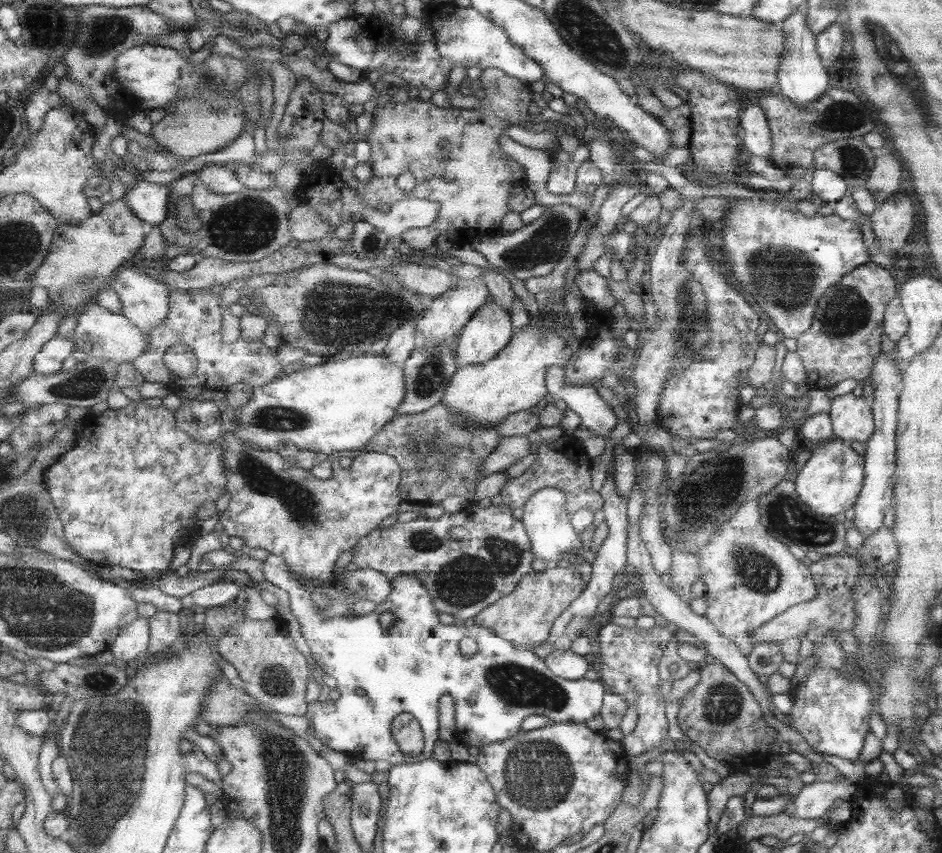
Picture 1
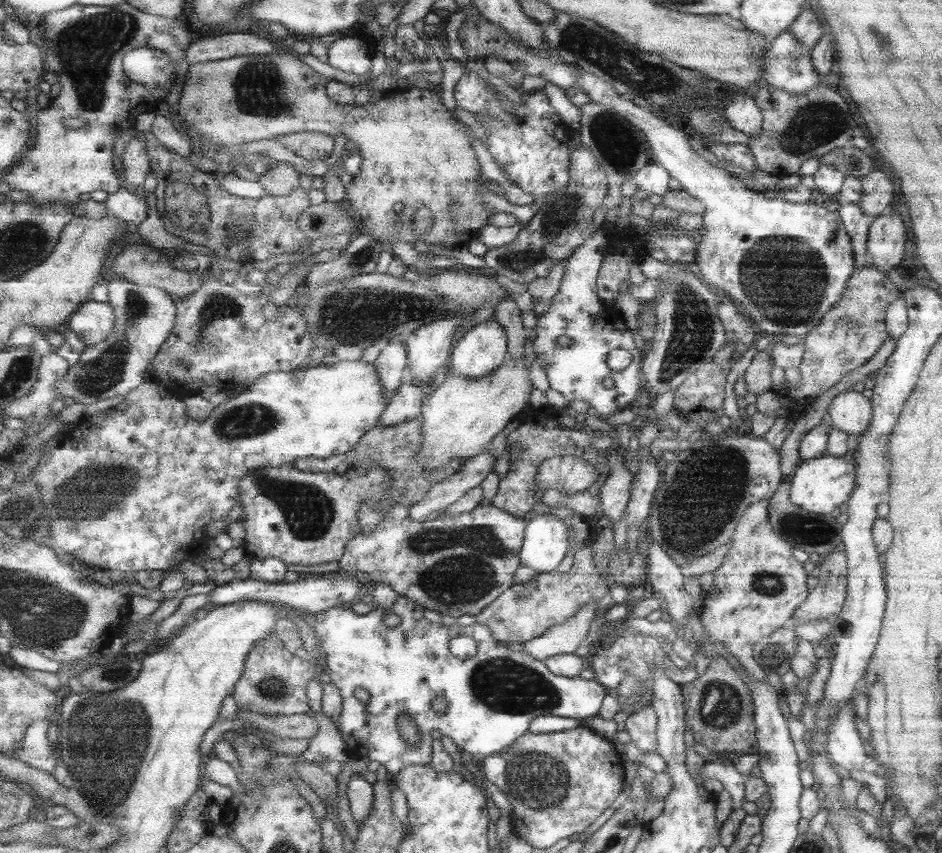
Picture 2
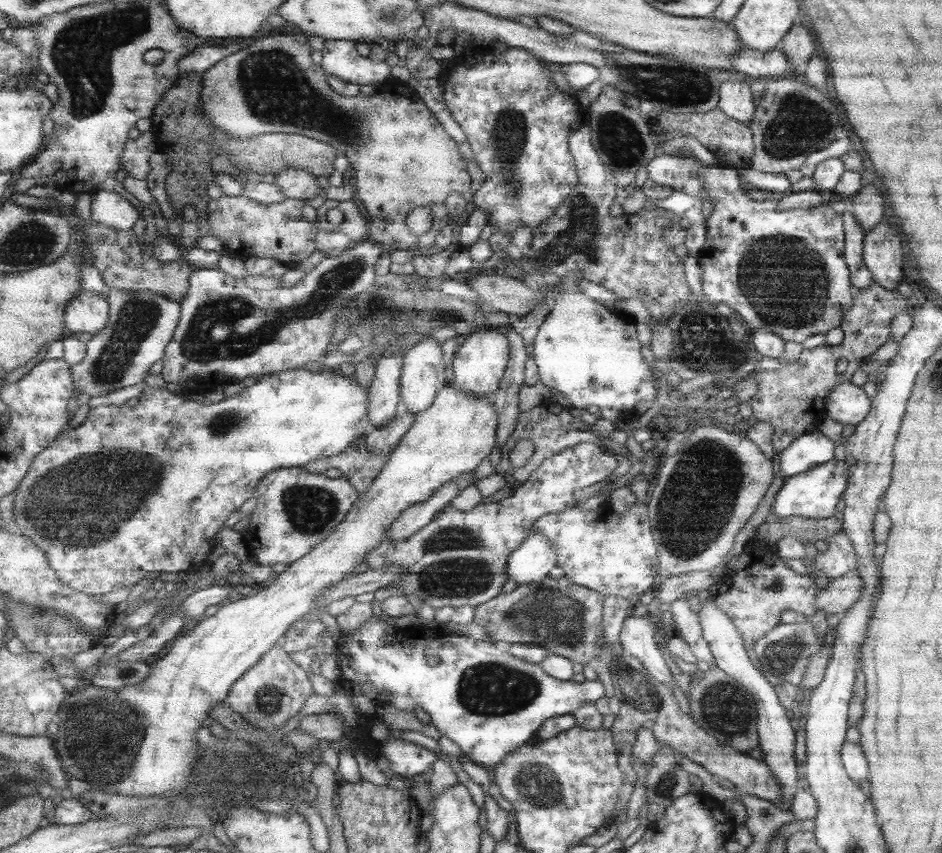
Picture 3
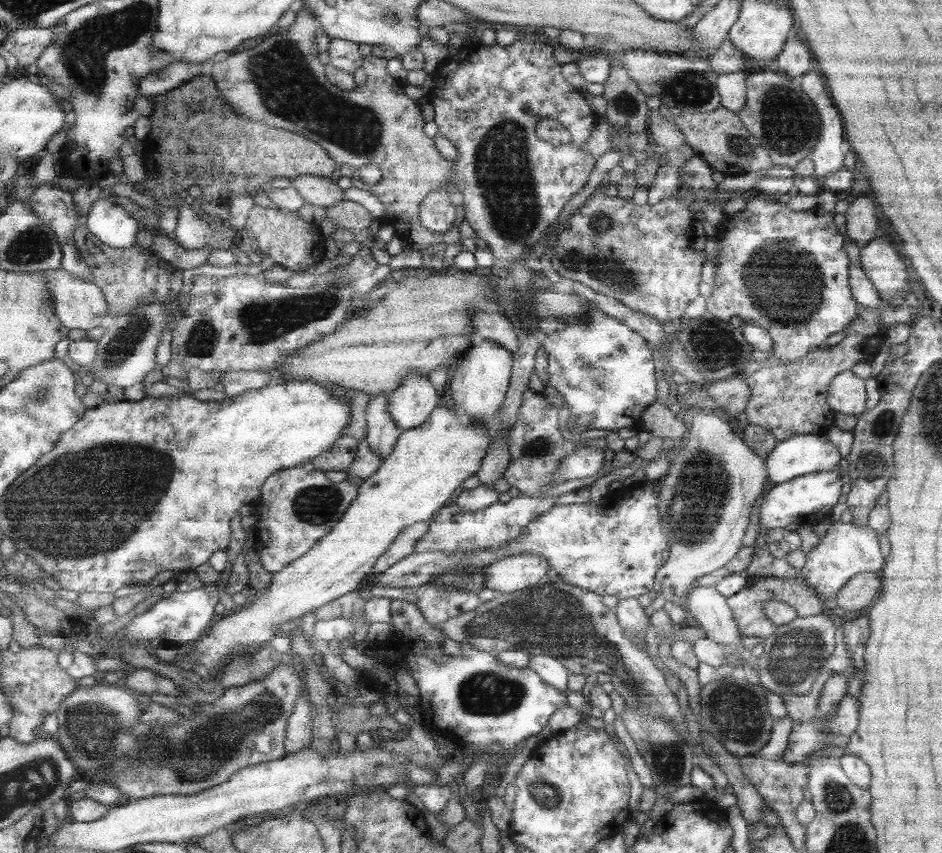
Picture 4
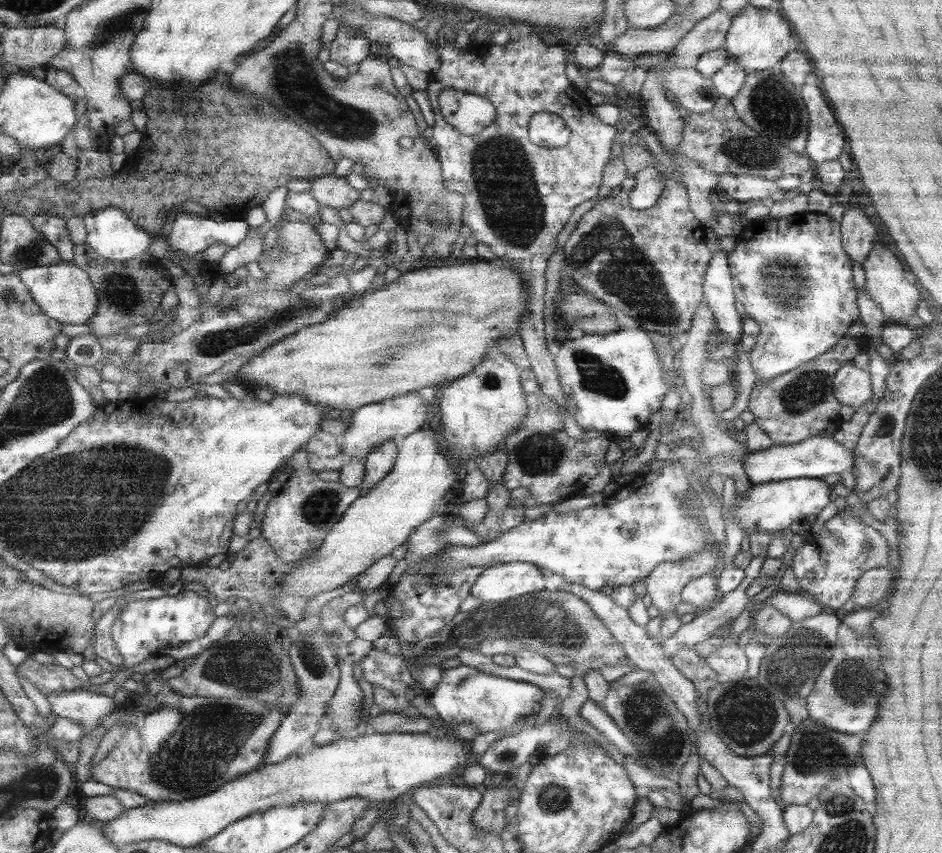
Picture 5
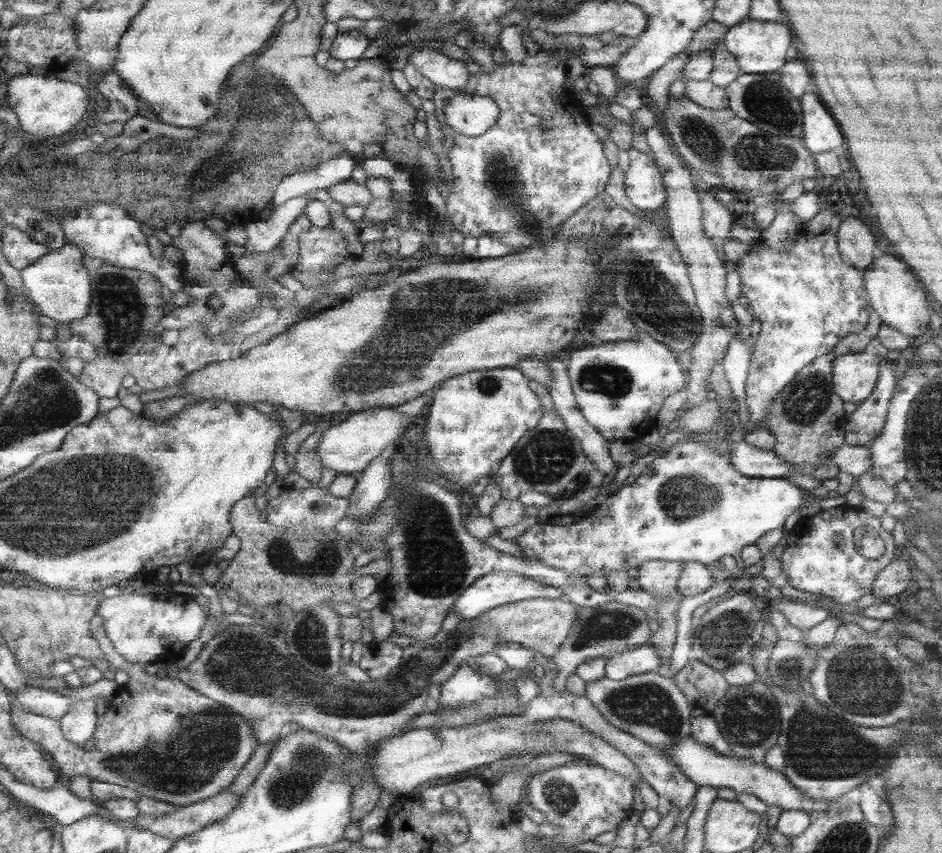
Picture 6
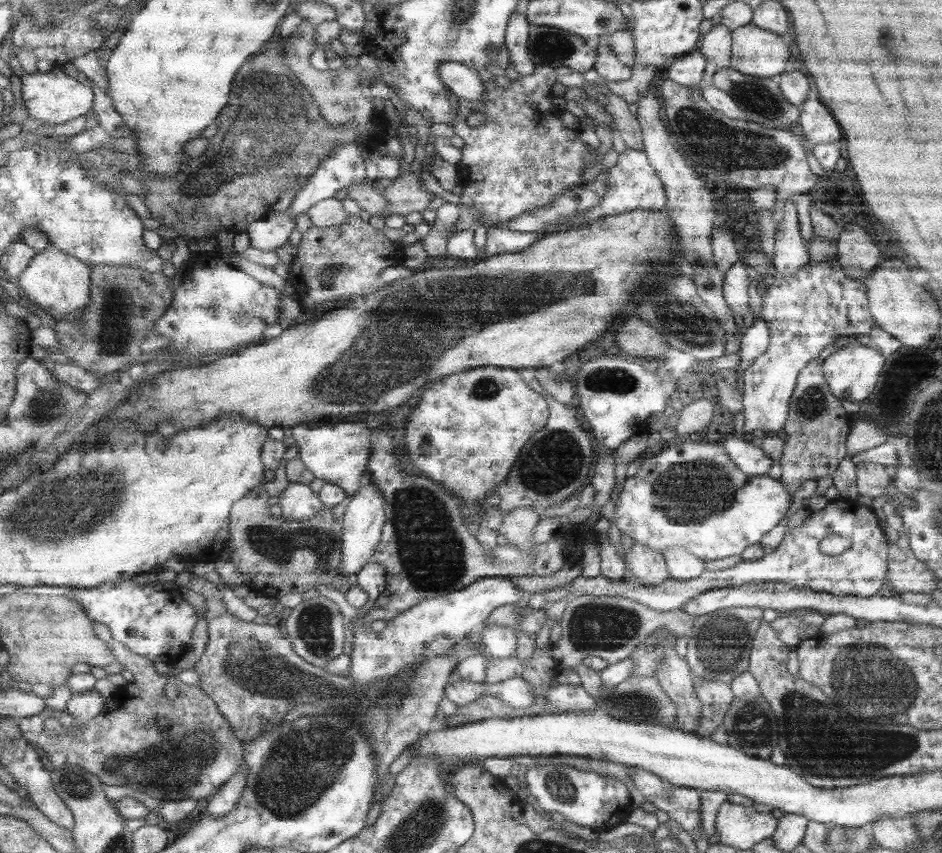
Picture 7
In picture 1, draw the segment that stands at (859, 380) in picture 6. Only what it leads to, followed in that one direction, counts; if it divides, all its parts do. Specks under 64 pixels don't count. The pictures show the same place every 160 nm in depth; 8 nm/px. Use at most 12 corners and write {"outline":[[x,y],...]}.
{"outline":[[851,392],[832,398],[832,436],[867,442],[874,429],[868,399]]}

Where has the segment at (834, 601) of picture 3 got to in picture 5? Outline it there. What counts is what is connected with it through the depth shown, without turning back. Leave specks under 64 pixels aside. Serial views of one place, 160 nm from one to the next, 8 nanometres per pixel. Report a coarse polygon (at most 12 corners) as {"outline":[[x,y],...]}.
{"outline":[[888,566],[863,572],[850,601],[872,608],[891,592]]}

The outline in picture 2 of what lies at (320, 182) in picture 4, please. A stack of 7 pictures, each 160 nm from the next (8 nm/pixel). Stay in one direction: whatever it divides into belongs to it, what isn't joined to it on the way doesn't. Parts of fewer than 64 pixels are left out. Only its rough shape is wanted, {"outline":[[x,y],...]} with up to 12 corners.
{"outline":[[279,161],[258,181],[269,195],[287,196],[301,184],[293,164]]}

